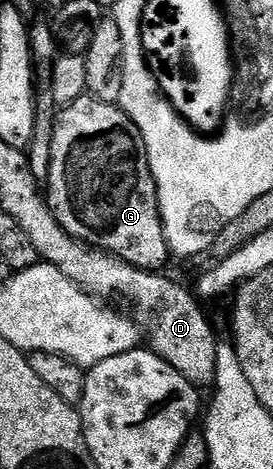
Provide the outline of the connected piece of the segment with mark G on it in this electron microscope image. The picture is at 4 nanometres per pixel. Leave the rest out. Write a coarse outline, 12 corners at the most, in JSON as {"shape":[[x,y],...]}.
{"shape":[[89,93],[57,112],[48,202],[71,237],[172,259],[144,137]]}

